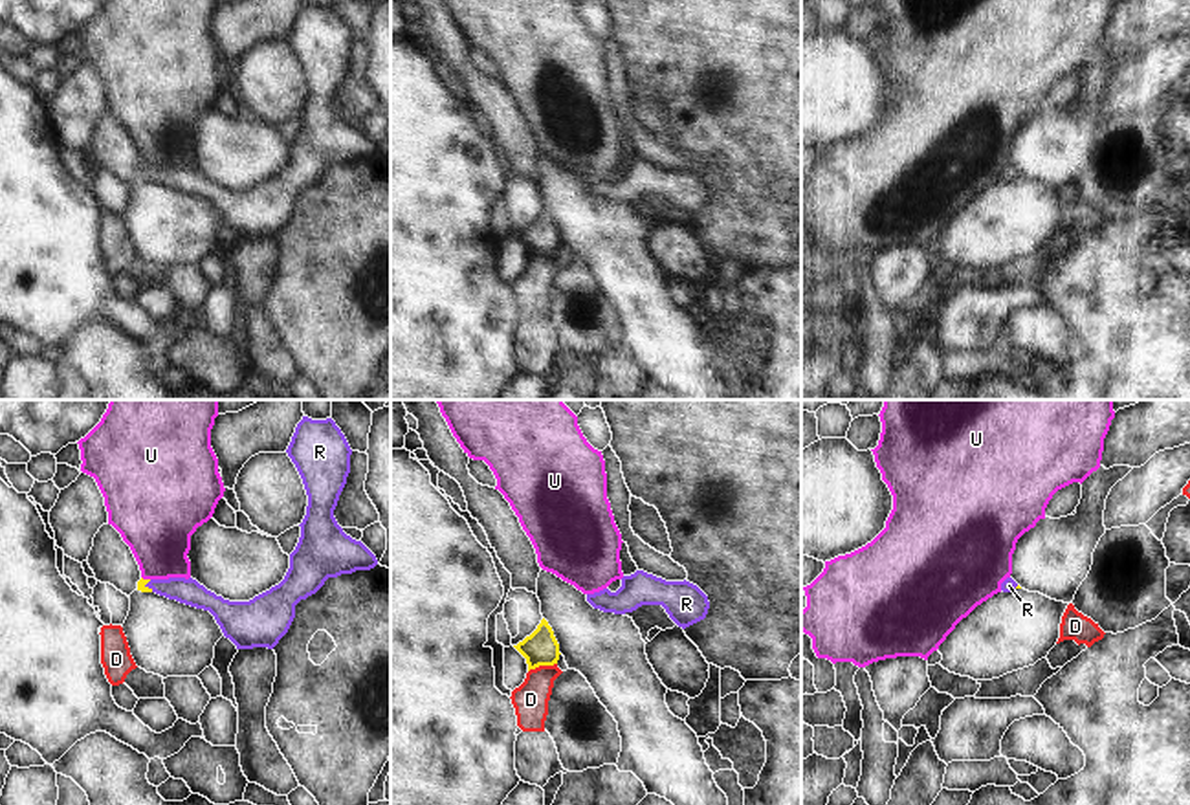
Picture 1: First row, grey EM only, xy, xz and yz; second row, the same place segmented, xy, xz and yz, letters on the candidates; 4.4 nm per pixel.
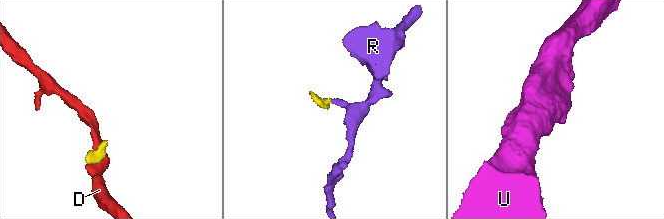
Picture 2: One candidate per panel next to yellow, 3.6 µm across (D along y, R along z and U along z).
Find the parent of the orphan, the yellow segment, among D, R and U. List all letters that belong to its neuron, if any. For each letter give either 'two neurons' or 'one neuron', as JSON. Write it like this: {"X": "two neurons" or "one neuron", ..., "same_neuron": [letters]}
{"D": "two neurons", "R": "one neuron", "U": "two neurons", "same_neuron": ["R"]}

